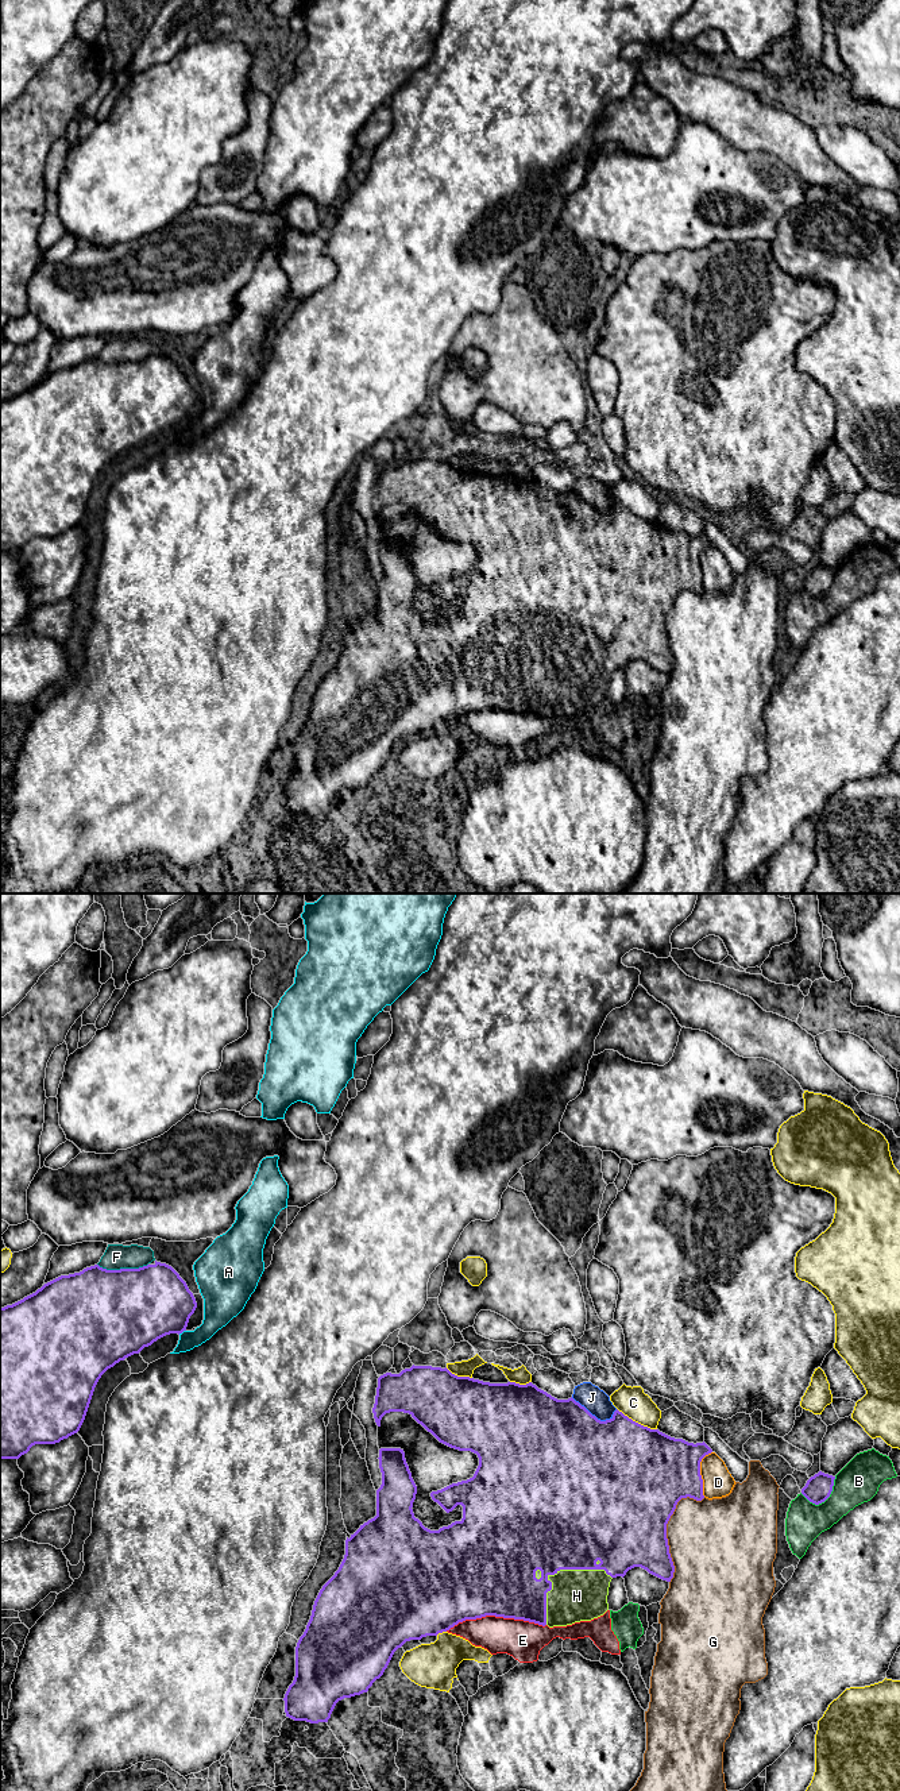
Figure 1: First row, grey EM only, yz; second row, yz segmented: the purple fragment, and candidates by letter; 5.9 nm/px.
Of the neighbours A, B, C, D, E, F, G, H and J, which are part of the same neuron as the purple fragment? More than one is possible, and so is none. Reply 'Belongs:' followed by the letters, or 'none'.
Belongs: H

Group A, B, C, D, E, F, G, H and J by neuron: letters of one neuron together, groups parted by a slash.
A / B E / C / D / F / G / H / J

